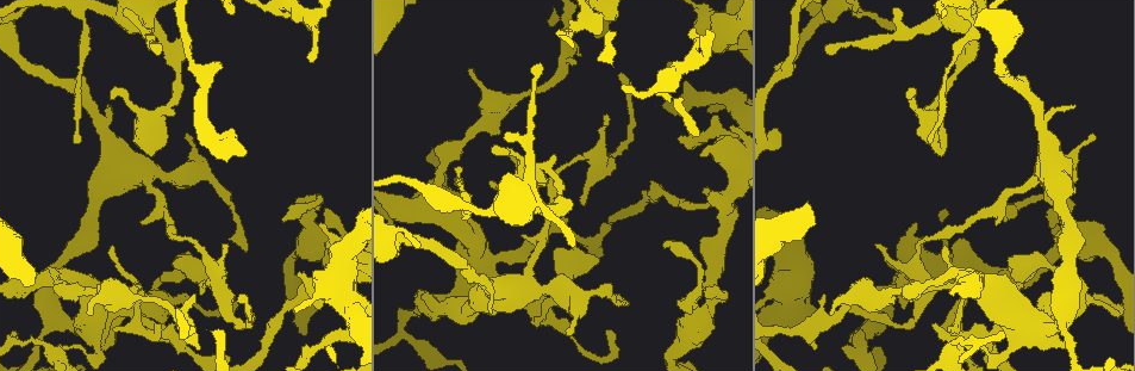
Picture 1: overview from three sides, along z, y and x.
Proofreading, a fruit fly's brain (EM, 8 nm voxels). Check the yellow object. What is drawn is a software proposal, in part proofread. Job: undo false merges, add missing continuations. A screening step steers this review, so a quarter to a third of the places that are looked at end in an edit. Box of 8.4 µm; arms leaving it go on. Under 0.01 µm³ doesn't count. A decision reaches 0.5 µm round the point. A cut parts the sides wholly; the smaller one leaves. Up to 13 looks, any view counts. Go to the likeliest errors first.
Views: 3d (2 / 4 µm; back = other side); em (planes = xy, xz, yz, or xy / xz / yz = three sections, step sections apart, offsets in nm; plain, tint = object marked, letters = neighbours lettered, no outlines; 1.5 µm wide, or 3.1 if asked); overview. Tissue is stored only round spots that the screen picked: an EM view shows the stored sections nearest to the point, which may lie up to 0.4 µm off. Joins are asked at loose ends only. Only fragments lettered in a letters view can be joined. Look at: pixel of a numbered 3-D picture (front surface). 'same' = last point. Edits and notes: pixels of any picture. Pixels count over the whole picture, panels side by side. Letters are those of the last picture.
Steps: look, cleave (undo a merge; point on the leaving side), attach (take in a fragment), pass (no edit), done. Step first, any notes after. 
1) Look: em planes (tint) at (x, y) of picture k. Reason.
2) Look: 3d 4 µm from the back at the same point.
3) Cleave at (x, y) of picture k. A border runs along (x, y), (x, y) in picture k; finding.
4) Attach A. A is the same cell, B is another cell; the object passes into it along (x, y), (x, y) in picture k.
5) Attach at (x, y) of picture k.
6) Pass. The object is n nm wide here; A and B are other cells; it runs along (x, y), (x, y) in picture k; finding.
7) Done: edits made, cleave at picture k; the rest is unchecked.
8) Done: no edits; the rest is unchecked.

Look: em planes (tint) at (968, 16) of picture 1. Sharp bend.

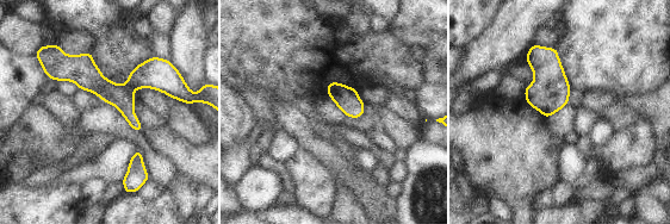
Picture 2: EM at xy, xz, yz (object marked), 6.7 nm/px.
Look: em planes (letters) at the same point. What lies round it.

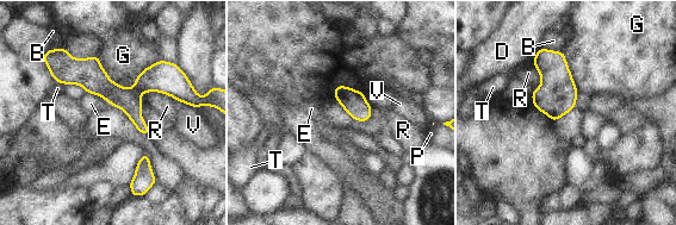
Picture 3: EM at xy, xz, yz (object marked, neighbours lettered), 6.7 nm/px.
Pass. B, D, E, G, P, R, T and V are other cells; it runs along (70, 80), (113, 93), (175, 83), (203, 102) in picture 3; one neuron here.

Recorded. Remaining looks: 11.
Look: em planes (plain) at (310, 60) of picture 1. An open end.

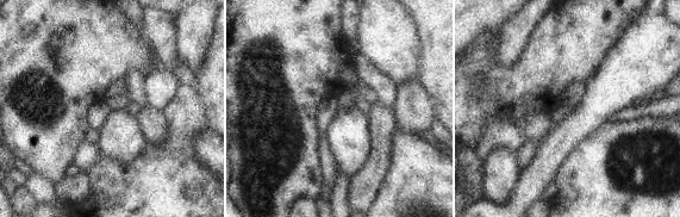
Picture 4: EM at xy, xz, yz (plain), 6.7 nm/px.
Look: em planes (letters) at the same point.

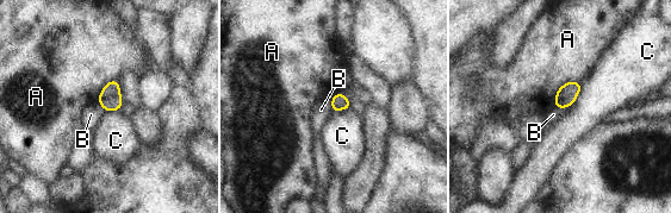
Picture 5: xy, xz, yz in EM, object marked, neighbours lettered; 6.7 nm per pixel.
Pass. The object is 110 nm wide here; A, B and C are other cells; a border runs along (569, 106), (554, 108) in picture 5; none of them fits.

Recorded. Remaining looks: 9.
Look: 3d 4 µm at (299, 271) of picture 1. Tapers out.

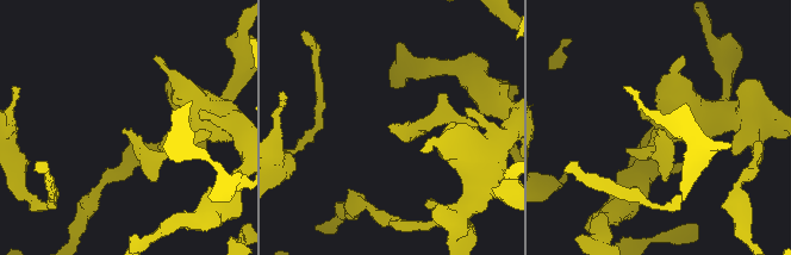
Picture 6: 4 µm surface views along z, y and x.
Look: em xz step 8 (plain) at (123, 131) of picture 6. Shape alone is not enough.

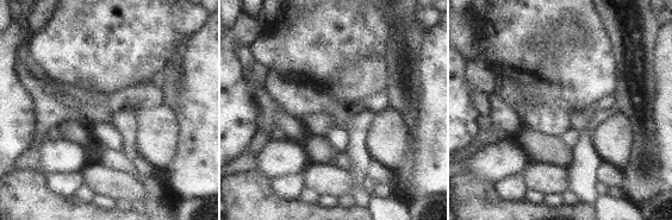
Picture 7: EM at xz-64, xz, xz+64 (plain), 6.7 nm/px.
Look: em xz step 8 (letters) at the same point.

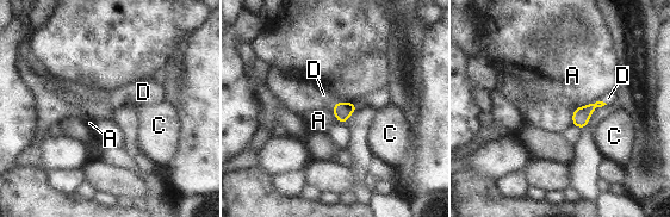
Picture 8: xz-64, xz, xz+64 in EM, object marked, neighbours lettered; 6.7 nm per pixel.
Attach D. D is the same cell, A and C are other cells; the object passes into it along (581, 116), (599, 101), (608, 98) in picture 8; the neuron continues.

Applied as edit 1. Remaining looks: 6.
Look: overview. See it whole again.

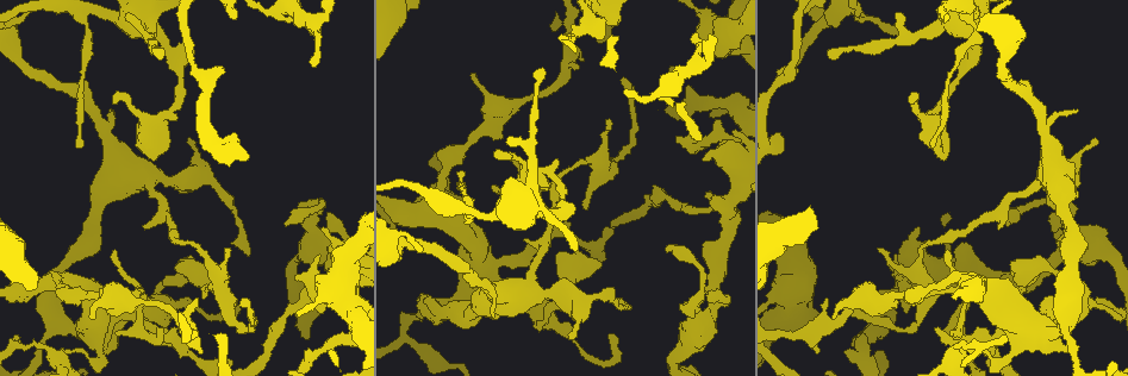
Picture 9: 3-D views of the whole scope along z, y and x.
Look: em xz step 8 (letters) at (609, 119) of picture 9.

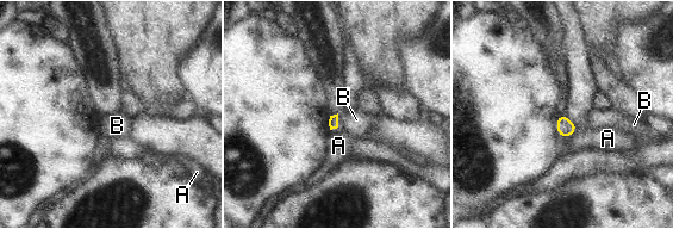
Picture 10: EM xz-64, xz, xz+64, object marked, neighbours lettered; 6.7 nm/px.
Pass. A and B are other cells; a border runs along (338, 115), (338, 125), (331, 130) in picture 10; no lettered fragment goes on from it.

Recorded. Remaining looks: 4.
Look: em yz step 4 (letters) at (535, 93) of picture 9. A narrow waist.

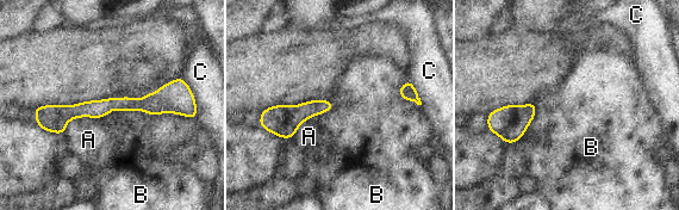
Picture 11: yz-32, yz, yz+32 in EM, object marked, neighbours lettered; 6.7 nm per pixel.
Pass. A, B and C are other cells; a border runs along (108, 112), (179, 113), (192, 118) in picture 11; continuous, no second neuron.

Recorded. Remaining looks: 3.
Done: edits made, attach at picture 8; the rest is unchecked.

